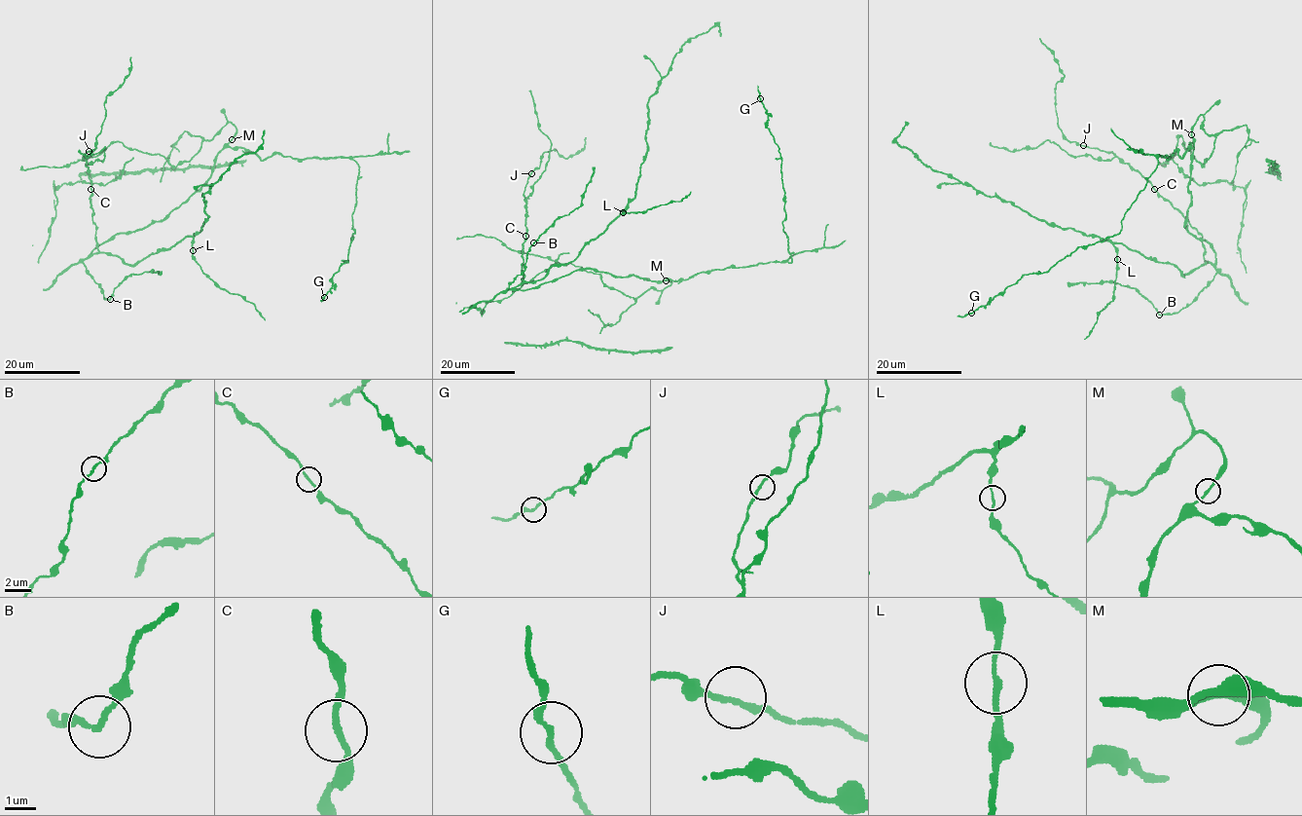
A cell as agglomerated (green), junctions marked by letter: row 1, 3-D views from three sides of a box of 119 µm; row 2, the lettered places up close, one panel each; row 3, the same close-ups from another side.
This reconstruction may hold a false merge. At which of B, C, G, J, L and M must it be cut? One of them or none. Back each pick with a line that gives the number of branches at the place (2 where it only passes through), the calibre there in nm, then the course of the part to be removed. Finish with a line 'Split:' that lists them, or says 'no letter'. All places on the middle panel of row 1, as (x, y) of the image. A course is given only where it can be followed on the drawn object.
Split: no letter

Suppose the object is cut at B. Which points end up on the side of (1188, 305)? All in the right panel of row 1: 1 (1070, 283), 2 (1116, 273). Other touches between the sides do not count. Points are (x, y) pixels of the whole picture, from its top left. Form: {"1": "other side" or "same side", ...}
{"1": "other side", "2": "same side"}

